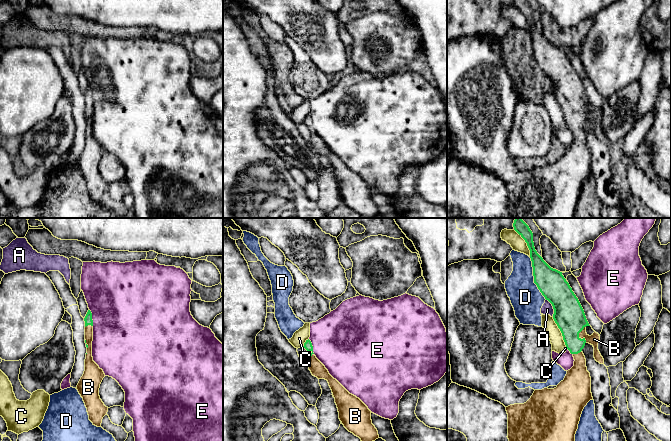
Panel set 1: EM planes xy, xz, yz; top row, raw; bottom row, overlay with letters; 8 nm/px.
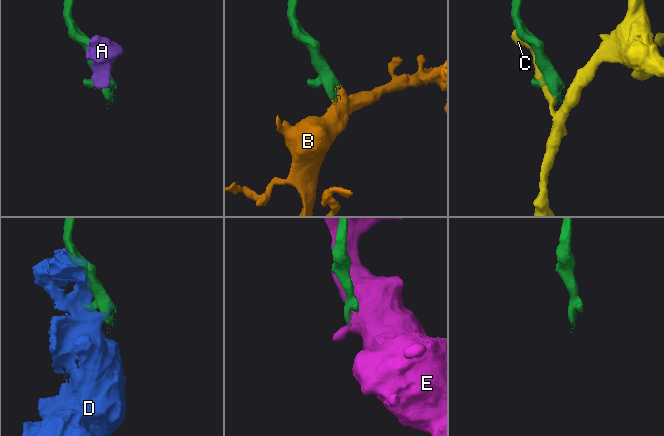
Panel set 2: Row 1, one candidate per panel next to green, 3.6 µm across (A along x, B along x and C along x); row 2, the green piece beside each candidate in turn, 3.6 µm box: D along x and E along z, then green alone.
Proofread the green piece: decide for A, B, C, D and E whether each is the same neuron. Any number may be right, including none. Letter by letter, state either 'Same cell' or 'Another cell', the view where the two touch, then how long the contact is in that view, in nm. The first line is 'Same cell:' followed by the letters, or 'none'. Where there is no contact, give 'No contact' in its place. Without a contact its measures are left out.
Same cell: B
A: Another cell. Touches green in yz. Shared border 160 nm
B: Same cell. Touches green in yz. Shared border 140 nm
C: Another cell. Touches green in yz. Shared border 280 nm
D: Another cell. Touches green in yz. Shared border 380 nm
E: Another cell. Touches green in xy. Shared border 140 nm

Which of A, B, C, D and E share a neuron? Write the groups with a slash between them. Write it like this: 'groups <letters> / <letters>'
groups A D / B / C / E

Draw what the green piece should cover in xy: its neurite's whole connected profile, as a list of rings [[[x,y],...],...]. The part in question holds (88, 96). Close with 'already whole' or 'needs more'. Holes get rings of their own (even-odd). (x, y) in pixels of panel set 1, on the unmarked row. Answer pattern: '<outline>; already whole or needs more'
[[[88,86],[84,97],[87,129],[85,135],[85,147],[77,161],[77,166],[83,174],[89,191],[89,196],[93,201],[101,203],[102,195],[108,188],[108,183],[104,181],[99,172],[100,160],[105,153],[105,150],[93,137],[92,133],[93,96],[90,86]]]; needs more

